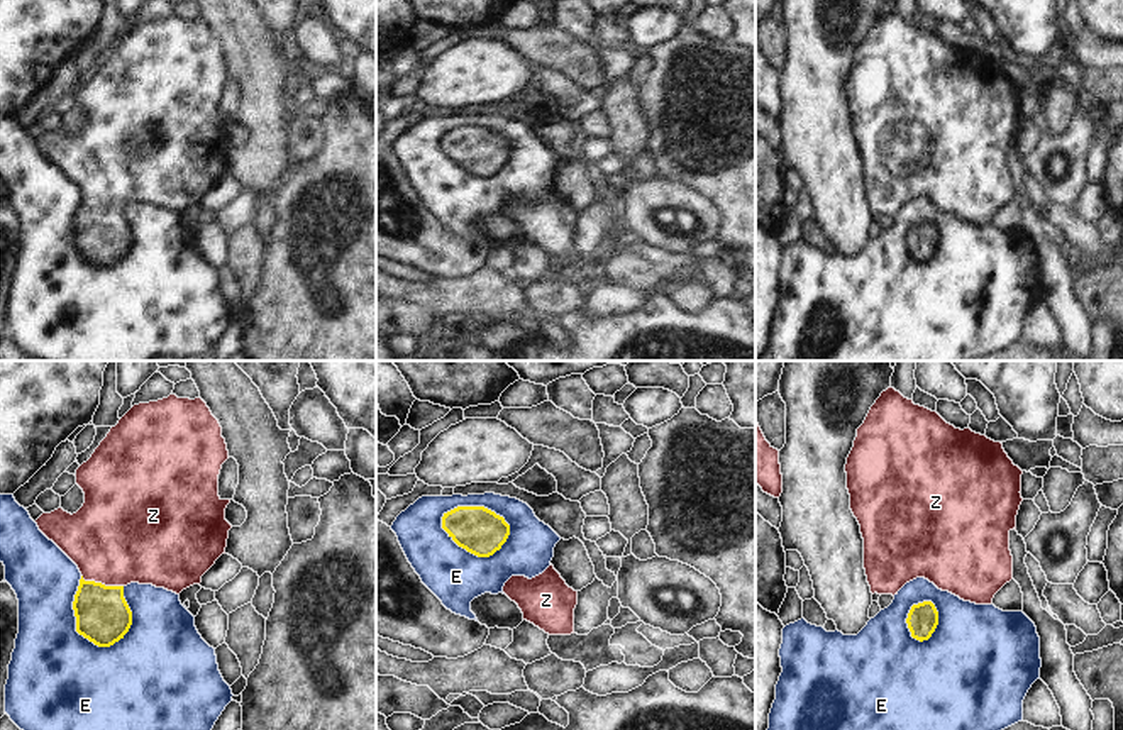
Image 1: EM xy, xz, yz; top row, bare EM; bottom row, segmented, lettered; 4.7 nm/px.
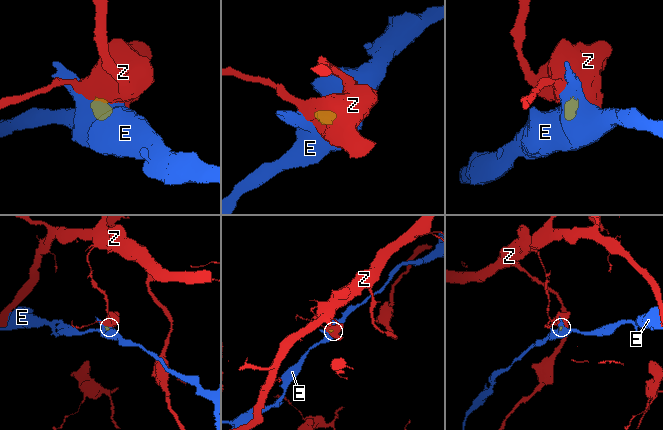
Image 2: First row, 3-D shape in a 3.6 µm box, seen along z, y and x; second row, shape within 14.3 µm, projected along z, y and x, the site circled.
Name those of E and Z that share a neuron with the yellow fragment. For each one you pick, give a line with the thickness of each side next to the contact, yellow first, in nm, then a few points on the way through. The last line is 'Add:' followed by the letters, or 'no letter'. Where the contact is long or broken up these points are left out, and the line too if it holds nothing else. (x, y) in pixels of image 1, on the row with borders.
Z: 260/460 nm | across xy (102, 613), (100, 583), (109, 556), (121, 536)
Add: Z

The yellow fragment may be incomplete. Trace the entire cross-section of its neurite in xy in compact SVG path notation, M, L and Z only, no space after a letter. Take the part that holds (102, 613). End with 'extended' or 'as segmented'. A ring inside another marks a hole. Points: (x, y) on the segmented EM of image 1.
M169 395L168 398L134 405L115 427L110 429L107 437L95 449L91 457L76 469L76 484L85 493L85 503L76 513L68 513L58 508L51 513L42 513L36 523L39 530L53 540L80 569L81 579L75 595L73 610L76 617L76 632L93 642L98 647L110 647L129 632L132 625L132 611L124 598L124 588L130 583L152 584L180 595L183 589L200 584L202 576L215 564L215 561L225 554L229 530L232 525L225 520L225 508L230 500L219 496L219 474L222 464L229 459L225 439L222 437L222 427L212 415L210 408L202 398L178 398Z; extended

